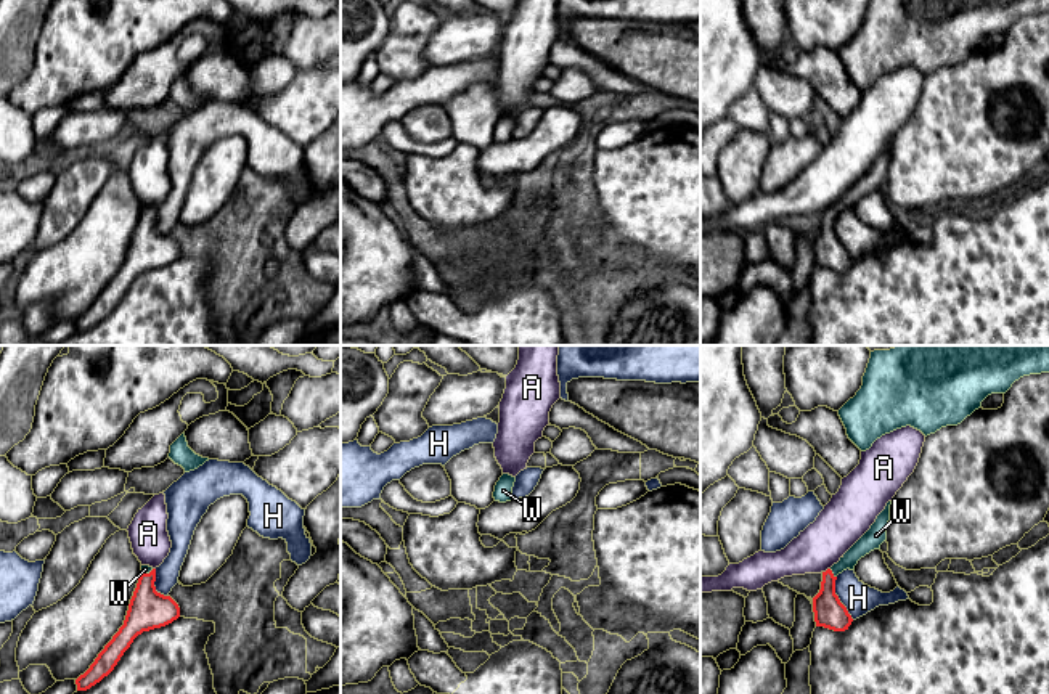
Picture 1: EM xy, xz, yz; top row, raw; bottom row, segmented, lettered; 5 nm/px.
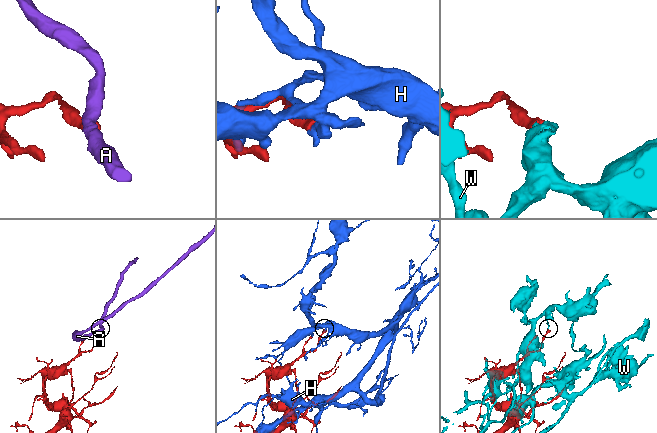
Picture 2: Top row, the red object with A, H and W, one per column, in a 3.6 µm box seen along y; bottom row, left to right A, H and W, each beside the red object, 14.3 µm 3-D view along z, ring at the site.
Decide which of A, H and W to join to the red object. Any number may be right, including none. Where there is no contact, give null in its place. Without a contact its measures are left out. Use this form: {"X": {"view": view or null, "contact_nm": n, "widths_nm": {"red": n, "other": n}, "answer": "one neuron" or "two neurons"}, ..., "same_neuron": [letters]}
{"A": {"view": "yz", "contact_nm": 50, "widths_nm": {"red": 160, "other": 240}, "answer": "two neurons"}, "H": {"view": "yz", "contact_nm": 240, "widths_nm": {"red": 160, "other": 160}, "answer": "two neurons"}, "W": {"view": "yz", "contact_nm": 60, "widths_nm": {"red": 160, "other": 90}, "answer": "two neurons"}, "same_neuron": []}

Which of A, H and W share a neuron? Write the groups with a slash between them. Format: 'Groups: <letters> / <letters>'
Groups: A / H / W

